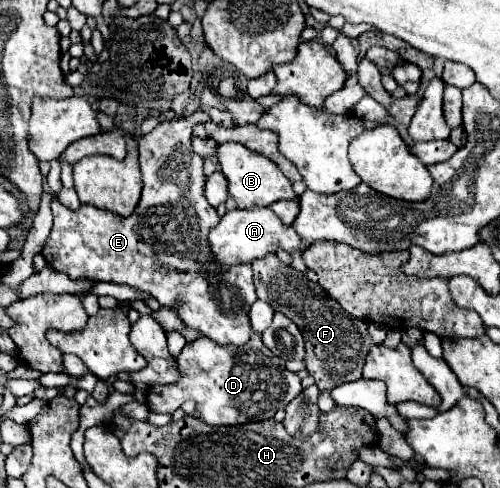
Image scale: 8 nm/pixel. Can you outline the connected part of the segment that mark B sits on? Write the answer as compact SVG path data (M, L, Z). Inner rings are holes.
M225 143L219 145L219 165L229 181L229 193L237 201L239 209L251 209L251 207L267 207L281 199L295 199L295 191L291 187L291 181L285 179L285 175L279 171L279 167L267 159L265 155L247 149L241 143Z

